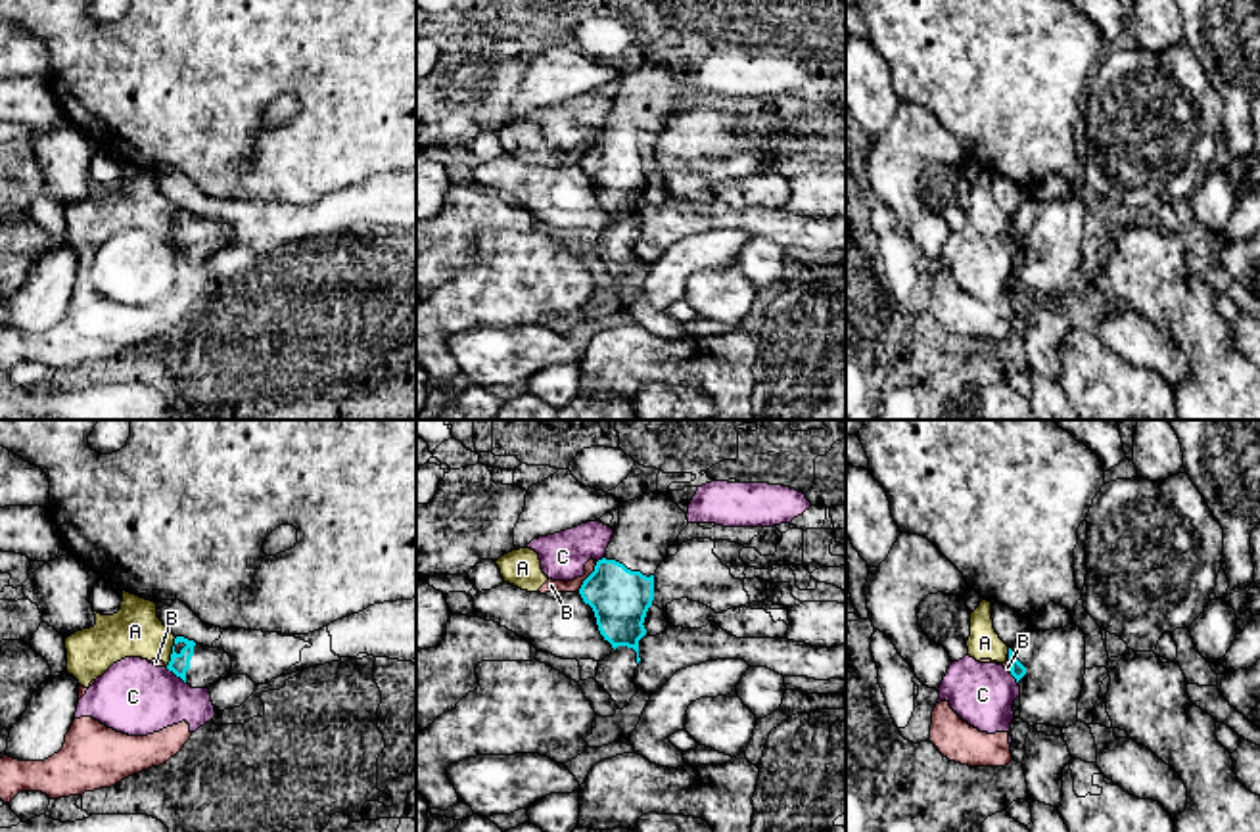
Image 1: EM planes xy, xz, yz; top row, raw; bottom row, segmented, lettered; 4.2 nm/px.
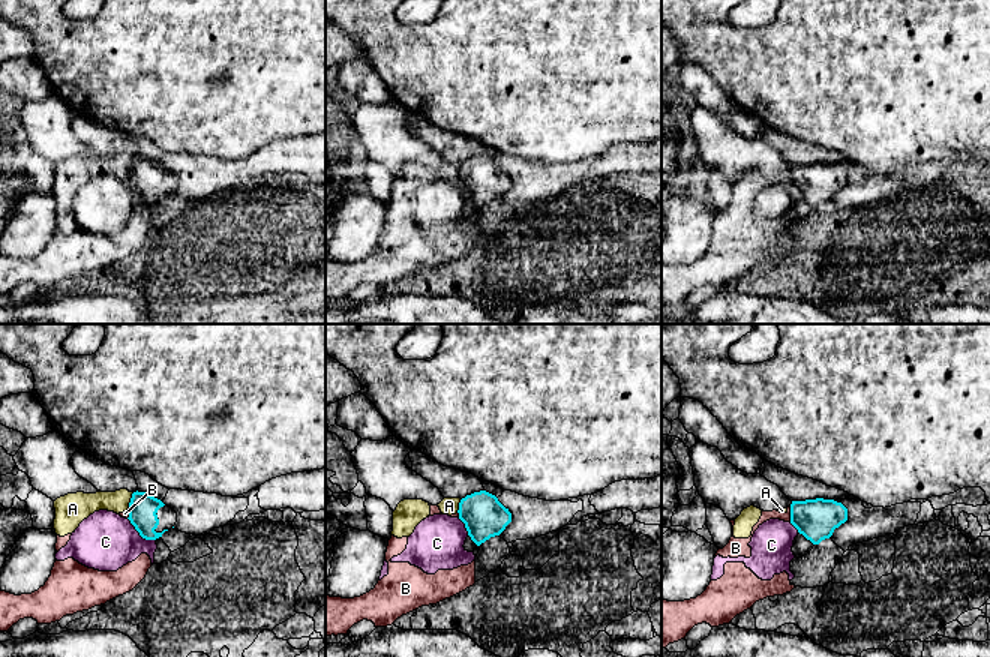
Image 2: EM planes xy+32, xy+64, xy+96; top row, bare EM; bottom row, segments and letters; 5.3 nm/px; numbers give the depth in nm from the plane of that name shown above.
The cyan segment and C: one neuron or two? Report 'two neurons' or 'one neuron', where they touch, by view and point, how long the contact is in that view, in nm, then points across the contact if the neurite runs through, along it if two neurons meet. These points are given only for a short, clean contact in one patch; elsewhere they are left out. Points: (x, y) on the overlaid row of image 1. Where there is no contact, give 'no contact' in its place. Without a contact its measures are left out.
two neurons | xy (175, 673) | 110 nm | along xy (165, 668), (185, 683)

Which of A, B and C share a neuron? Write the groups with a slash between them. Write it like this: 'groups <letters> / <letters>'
groups A B C

